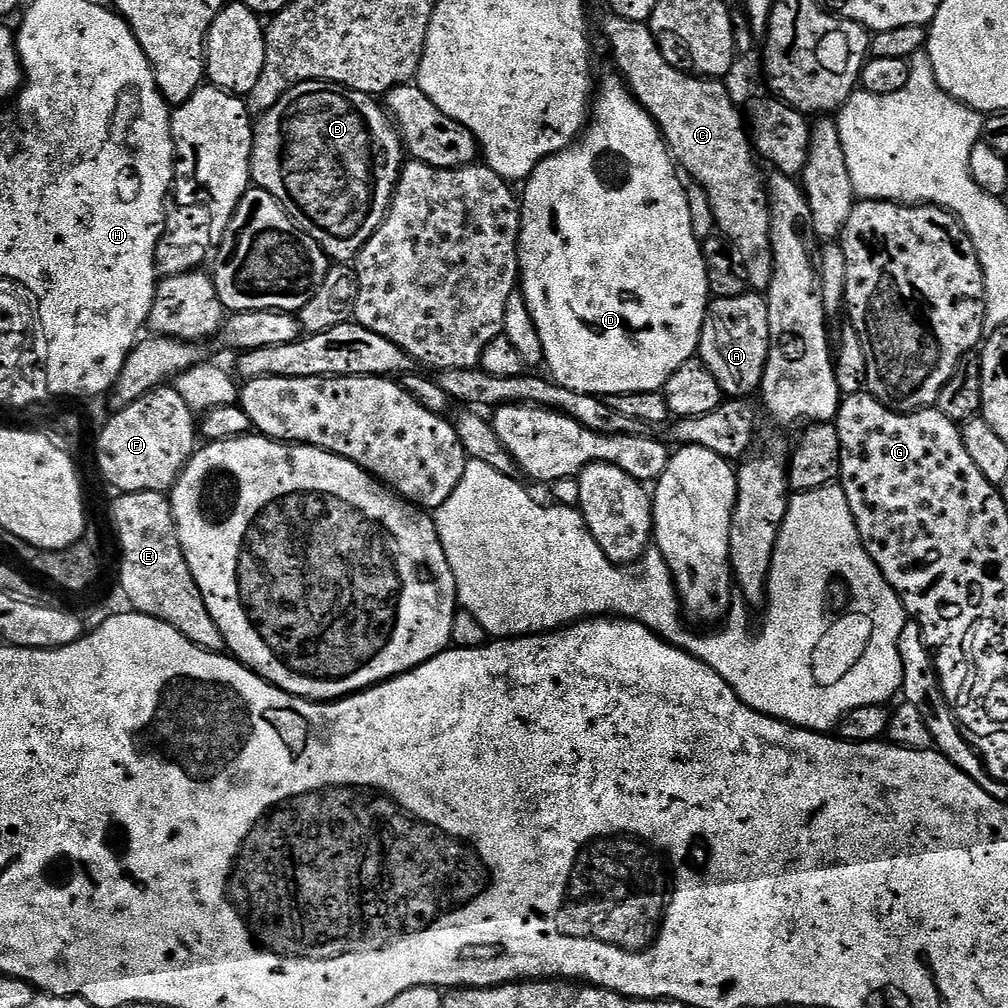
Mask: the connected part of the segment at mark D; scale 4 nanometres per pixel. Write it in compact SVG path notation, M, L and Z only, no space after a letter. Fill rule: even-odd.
M619 75L608 76L604 81L599 81L598 87L594 92L594 99L590 104L590 119L587 121L586 127L580 133L578 139L569 146L563 148L558 154L546 157L541 160L539 166L528 175L527 180L523 181L524 196L520 200L520 242L518 245L518 255L520 257L520 275L518 277L519 291L524 293L524 301L530 310L530 318L534 318L534 326L538 326L538 338L542 338L542 350L544 351L544 364L550 373L551 379L557 384L566 386L566 390L578 390L582 394L590 394L591 396L599 396L607 398L609 396L621 396L622 394L634 394L635 392L658 392L664 387L664 383L670 378L670 374L674 374L674 370L678 370L678 366L682 366L685 362L693 359L697 355L700 346L700 335L702 334L702 326L704 319L708 313L708 305L710 303L710 293L708 291L708 279L706 278L706 262L704 261L704 250L702 242L694 234L694 226L690 222L690 202L688 201L688 188L686 184L680 181L681 173L678 171L678 165L672 158L672 153L668 151L667 144L664 143L664 135L660 133L660 128L656 121L653 120L647 110L640 104L640 101L630 91L627 83Z

